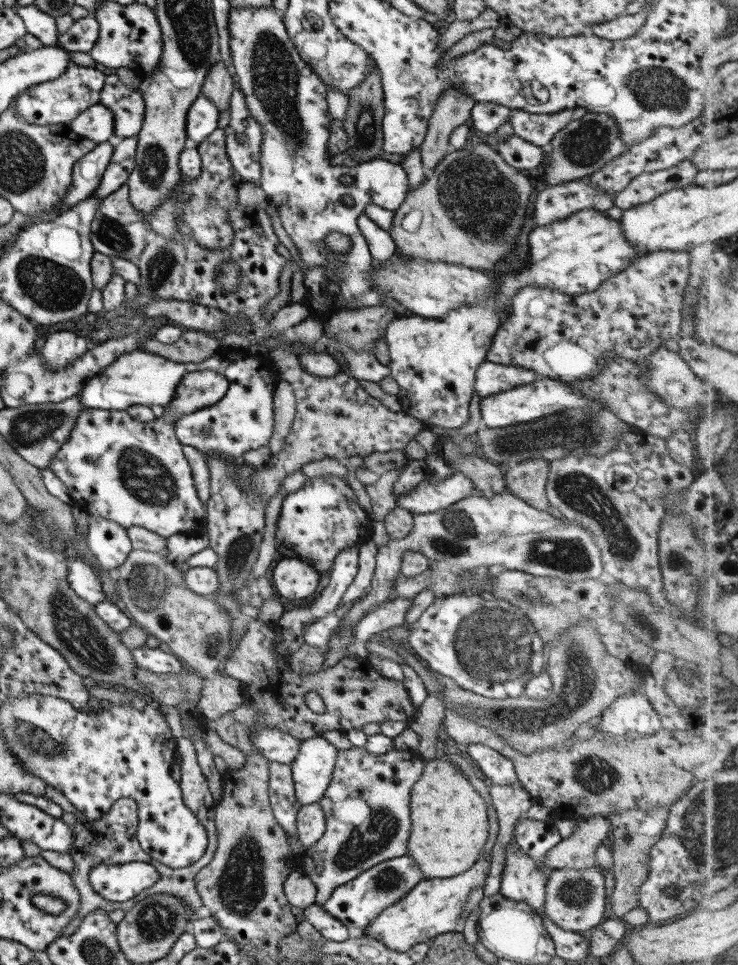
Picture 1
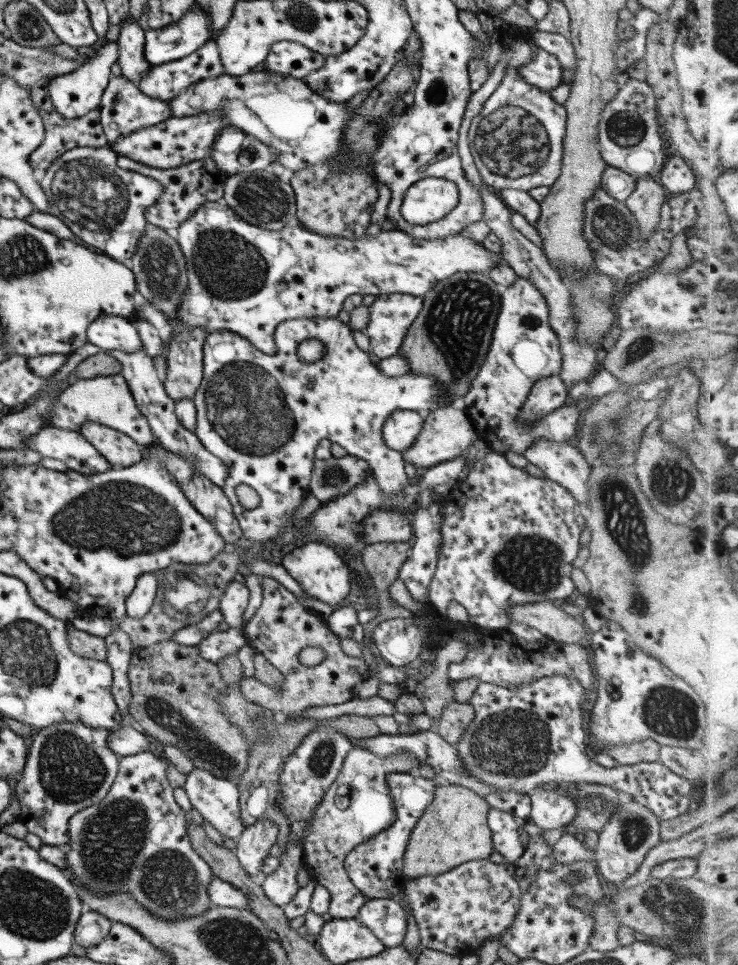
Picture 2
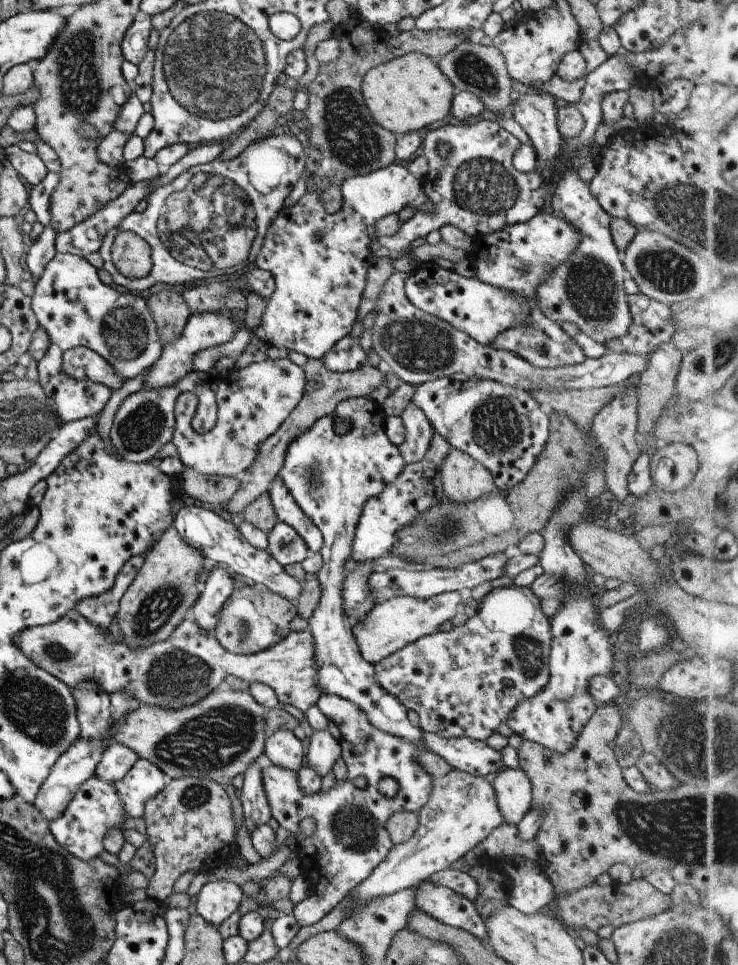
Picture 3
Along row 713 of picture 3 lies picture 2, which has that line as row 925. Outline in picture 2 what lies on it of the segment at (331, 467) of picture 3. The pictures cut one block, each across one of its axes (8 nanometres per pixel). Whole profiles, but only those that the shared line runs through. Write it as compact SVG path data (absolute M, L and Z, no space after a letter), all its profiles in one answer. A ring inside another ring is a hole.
M368 899L354 916L384 948L401 944L406 932L405 912L393 899Z

